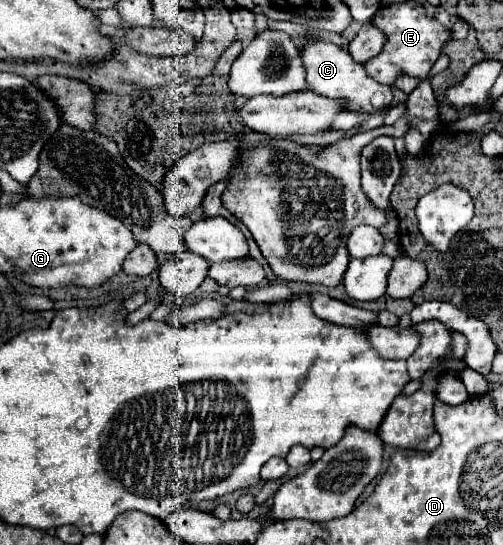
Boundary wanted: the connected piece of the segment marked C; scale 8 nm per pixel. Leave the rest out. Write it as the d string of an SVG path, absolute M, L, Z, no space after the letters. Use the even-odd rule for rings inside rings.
M309 42L307 46L301 48L301 56L307 68L307 86L311 92L317 92L327 98L335 100L345 100L343 108L347 112L363 112L363 114L373 114L373 112L383 112L389 108L393 100L393 90L391 86L375 82L361 64L353 62L351 54L347 48L339 48L331 42Z

